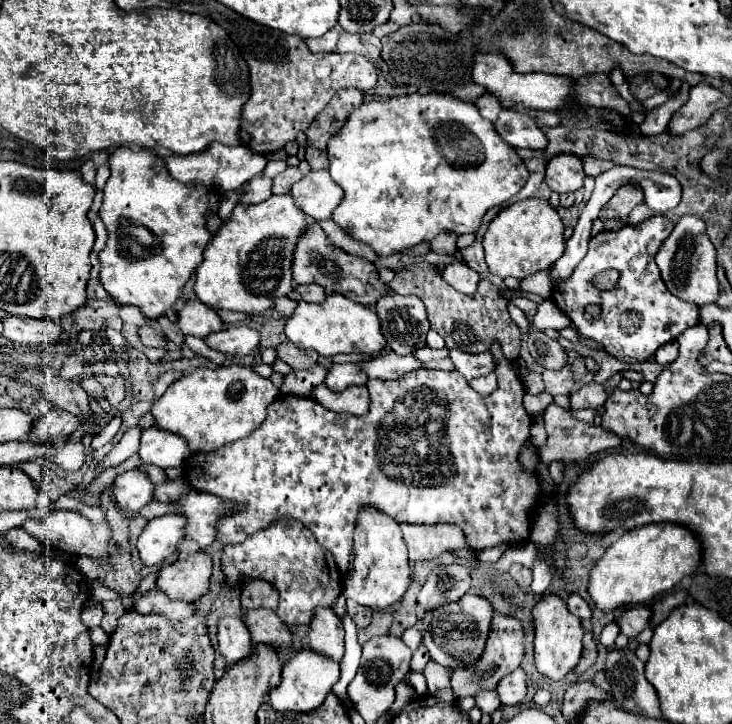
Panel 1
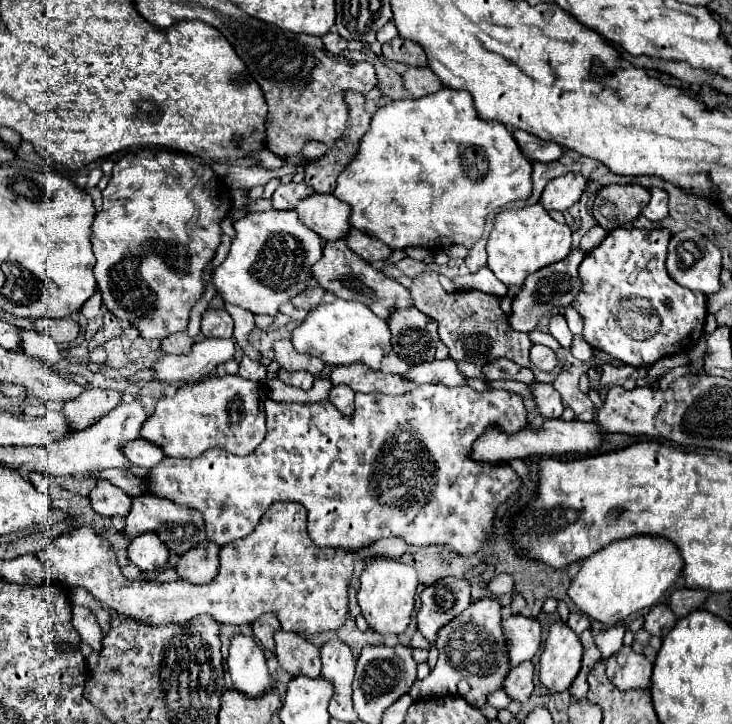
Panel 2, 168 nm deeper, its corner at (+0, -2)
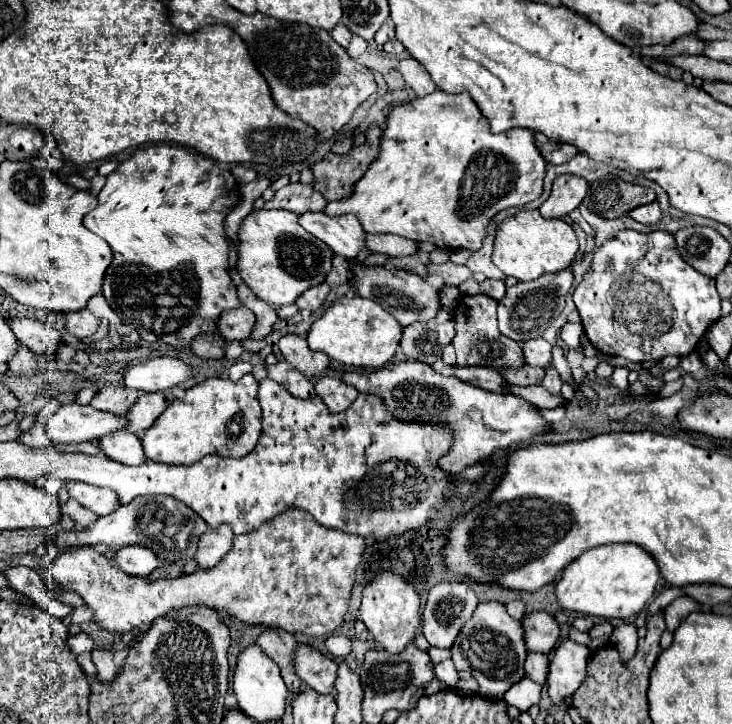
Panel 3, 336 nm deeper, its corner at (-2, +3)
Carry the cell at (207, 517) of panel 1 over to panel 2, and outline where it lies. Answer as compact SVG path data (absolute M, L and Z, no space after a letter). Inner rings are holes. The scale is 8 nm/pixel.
M140 495L132 499L132 507L130 513L126 515L126 525L124 525L124 535L128 539L134 539L138 535L144 535L148 531L156 533L160 537L160 541L168 547L170 555L182 555L186 553L190 547L202 543L206 539L206 531L204 531L204 521L200 511L190 509L186 505L176 505L170 503L166 499L154 497L154 495Z

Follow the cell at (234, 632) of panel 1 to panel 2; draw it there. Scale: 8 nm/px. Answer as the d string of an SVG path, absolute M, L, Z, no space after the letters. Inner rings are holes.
M248 635L232 637L228 671L232 675L234 689L250 699L258 699L272 689L264 649L258 645L254 637Z

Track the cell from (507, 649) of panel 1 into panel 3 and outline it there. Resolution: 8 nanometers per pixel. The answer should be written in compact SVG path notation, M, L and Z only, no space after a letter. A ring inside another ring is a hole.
M532 612L524 616L522 630L524 630L524 642L528 646L528 652L548 654L560 636L558 622L548 612Z

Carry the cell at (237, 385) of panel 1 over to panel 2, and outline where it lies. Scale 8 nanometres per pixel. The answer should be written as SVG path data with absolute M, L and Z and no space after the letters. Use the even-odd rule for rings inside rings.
M240 375L208 377L194 385L180 387L172 397L162 397L150 419L146 419L146 423L142 425L140 437L158 445L166 457L176 459L194 459L212 447L220 447L232 455L250 455L264 441L266 435L264 411L262 411L264 399L266 397L262 395L262 385L256 385L254 381L248 381Z

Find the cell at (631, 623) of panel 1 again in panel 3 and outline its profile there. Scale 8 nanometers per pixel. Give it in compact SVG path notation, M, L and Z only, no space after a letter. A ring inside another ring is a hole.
M680 596L680 598L674 600L672 604L668 604L666 610L664 610L666 628L668 628L670 632L674 632L674 630L680 626L680 622L682 622L690 612L696 612L696 610L700 610L700 608L698 608L698 604L696 604L692 598Z

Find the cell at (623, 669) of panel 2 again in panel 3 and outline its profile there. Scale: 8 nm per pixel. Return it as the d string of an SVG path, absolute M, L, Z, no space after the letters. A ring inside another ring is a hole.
M634 624L616 626L612 630L612 634L610 634L610 642L618 650L622 662L632 660L632 656L636 654L636 642L638 642L638 634L636 634Z

